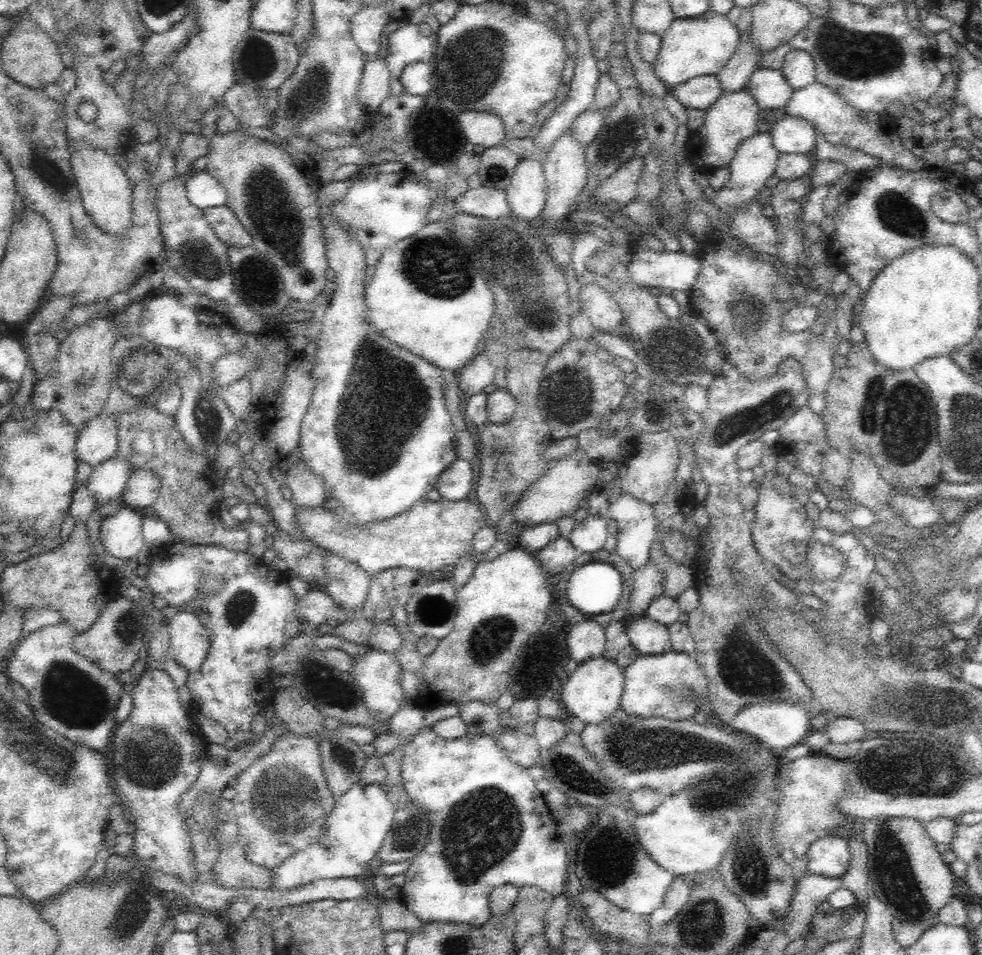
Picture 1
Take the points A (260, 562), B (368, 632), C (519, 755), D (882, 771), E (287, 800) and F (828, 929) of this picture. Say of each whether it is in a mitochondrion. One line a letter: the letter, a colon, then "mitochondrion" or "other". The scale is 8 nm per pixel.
A: other
B: other
C: other
D: mitochondrion
E: mitochondrion
F: other

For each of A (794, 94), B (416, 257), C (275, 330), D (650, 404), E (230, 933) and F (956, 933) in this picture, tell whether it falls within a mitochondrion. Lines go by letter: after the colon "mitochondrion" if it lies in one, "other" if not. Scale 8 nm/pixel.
A: other
B: mitochondrion
C: other
D: other
E: other
F: other

